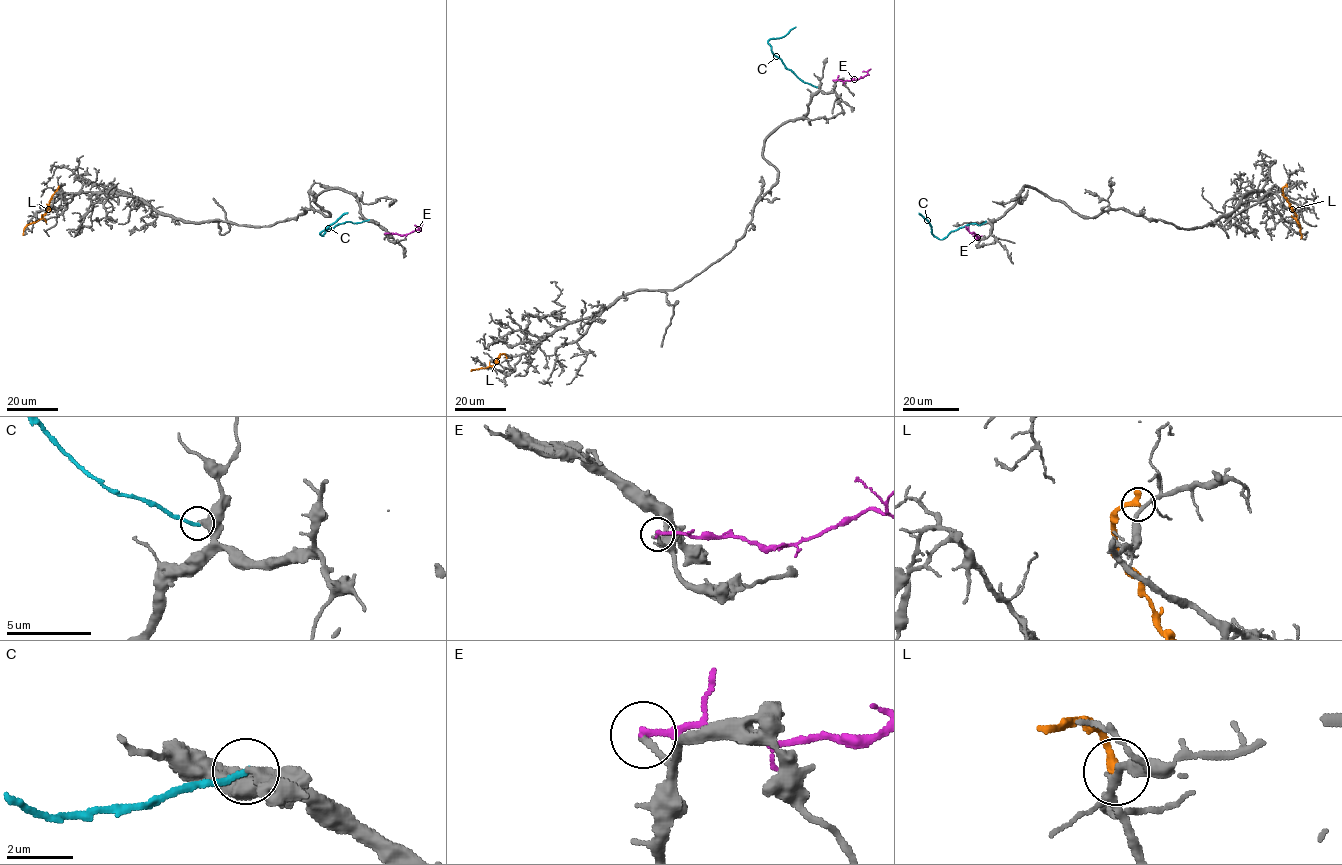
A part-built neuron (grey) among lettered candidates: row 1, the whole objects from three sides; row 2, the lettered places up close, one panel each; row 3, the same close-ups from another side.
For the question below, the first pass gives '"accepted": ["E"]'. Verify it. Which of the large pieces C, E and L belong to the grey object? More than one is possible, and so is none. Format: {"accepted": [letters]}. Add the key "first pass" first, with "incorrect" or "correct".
{"first pass": "incorrect", "accepted": []}

